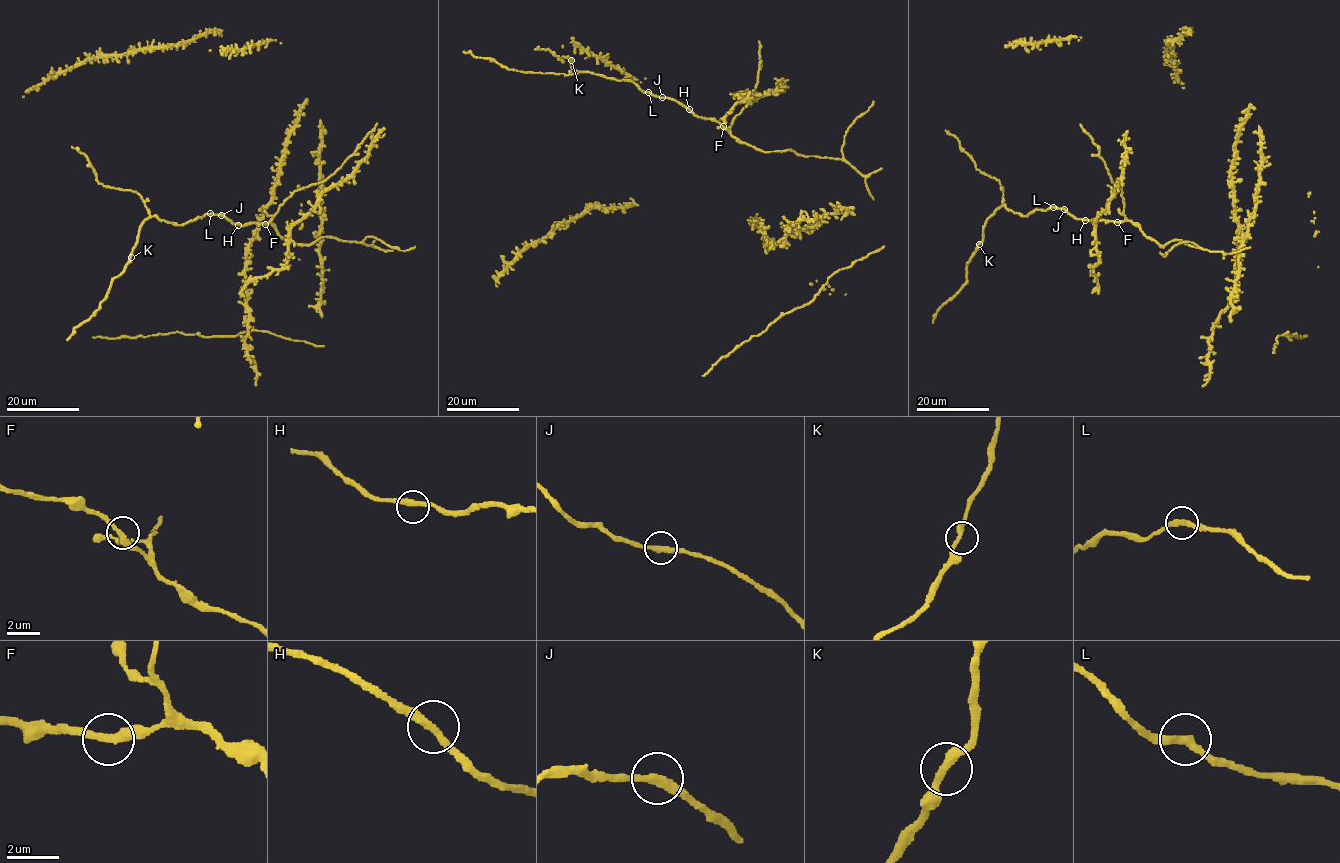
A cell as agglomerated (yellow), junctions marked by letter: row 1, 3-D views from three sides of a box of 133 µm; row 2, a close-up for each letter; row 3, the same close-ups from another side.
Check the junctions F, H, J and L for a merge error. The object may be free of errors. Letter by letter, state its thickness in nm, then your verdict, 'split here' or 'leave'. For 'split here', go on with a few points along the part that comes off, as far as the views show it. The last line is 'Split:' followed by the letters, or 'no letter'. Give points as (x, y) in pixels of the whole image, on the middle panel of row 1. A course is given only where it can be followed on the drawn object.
F: 300 nm thick; leave
H: 320 nm thick; leave
J: 320 nm thick; leave
L: 320 nm thick; leave
Split: no letter

